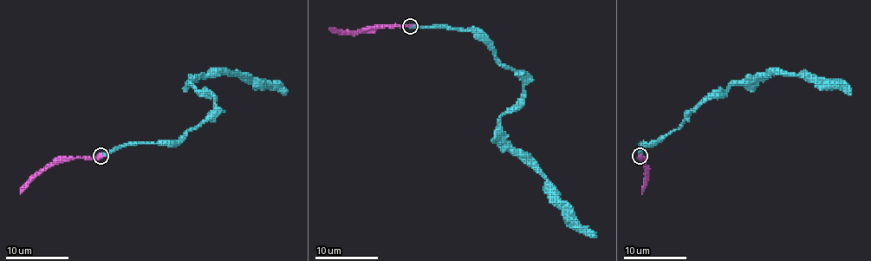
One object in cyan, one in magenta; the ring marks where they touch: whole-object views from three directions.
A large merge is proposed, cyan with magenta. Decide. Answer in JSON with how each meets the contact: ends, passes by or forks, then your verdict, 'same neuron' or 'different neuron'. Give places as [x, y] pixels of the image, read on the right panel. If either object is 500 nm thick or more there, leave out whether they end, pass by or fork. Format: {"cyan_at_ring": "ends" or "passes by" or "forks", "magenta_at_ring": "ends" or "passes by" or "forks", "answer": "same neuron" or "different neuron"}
{"cyan_at_ring": "ends", "magenta_at_ring": "ends", "answer": "same neuron"}

